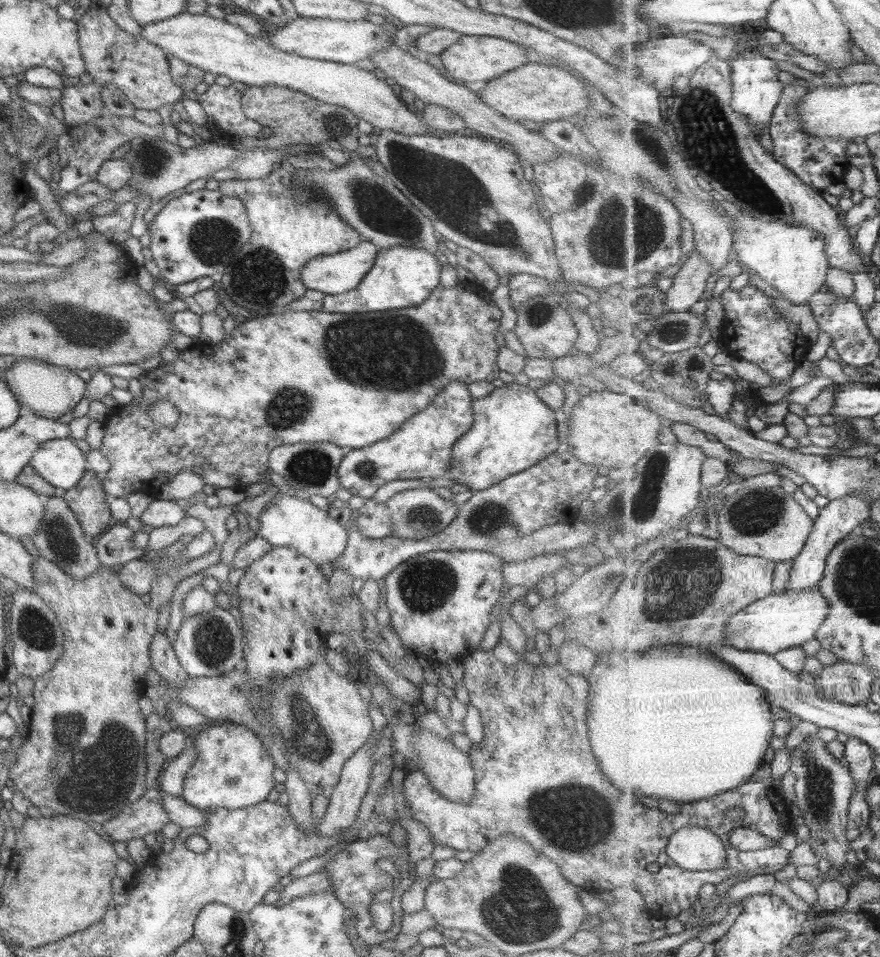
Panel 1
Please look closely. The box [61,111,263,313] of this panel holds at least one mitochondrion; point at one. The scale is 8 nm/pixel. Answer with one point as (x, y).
(212, 241)

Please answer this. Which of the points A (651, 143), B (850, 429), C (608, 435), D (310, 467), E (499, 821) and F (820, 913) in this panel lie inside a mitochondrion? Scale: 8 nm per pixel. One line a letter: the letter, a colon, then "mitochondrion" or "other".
A: mitochondrion
B: mitochondrion
C: other
D: mitochondrion
E: other
F: other

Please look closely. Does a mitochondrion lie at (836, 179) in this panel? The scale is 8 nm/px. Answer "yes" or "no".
no

